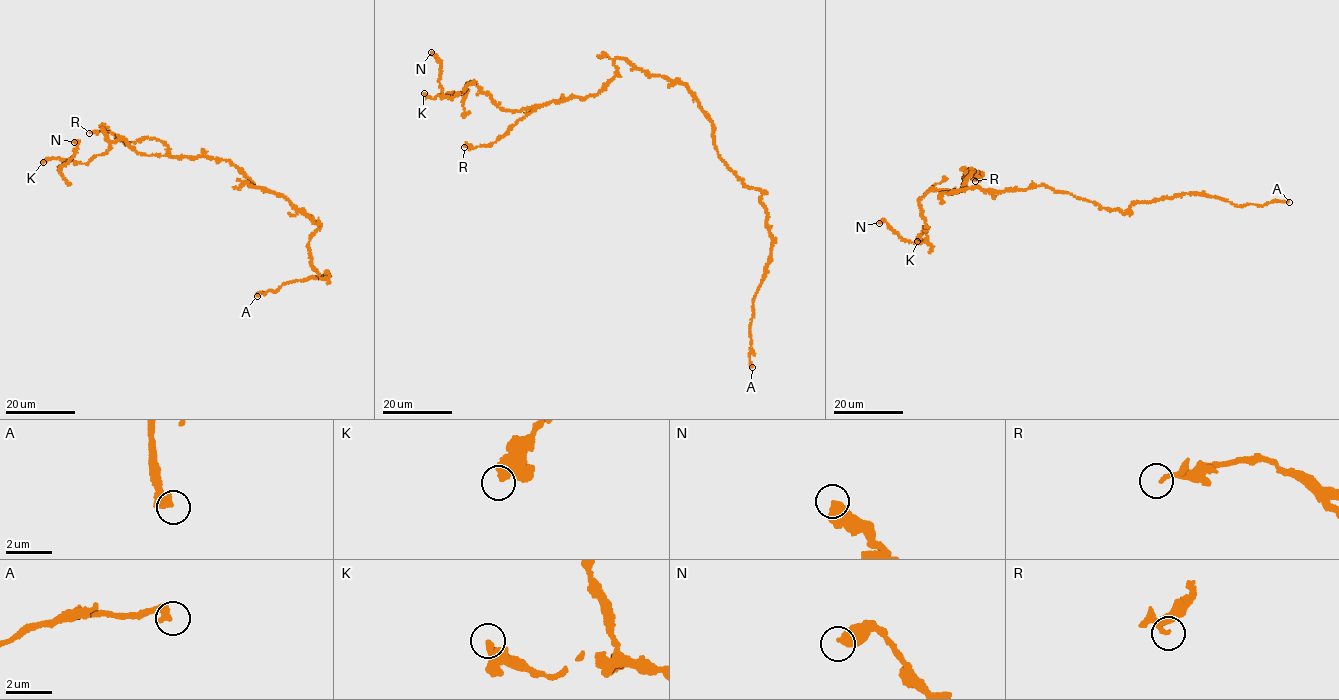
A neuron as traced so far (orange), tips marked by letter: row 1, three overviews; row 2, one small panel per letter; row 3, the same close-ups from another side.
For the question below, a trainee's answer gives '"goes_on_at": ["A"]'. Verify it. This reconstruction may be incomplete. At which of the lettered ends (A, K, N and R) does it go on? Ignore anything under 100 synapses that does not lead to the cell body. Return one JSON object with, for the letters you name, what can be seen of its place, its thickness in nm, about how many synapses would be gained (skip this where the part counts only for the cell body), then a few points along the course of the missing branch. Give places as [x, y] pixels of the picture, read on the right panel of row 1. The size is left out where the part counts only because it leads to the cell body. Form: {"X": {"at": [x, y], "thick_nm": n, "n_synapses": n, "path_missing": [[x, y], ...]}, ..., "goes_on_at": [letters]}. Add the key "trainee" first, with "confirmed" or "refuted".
{"trainee": "confirmed", "A": {"at": [1289, 202], "thick_nm": 380, "n_synapses": 250}, "goes_on_at": ["A"]}

